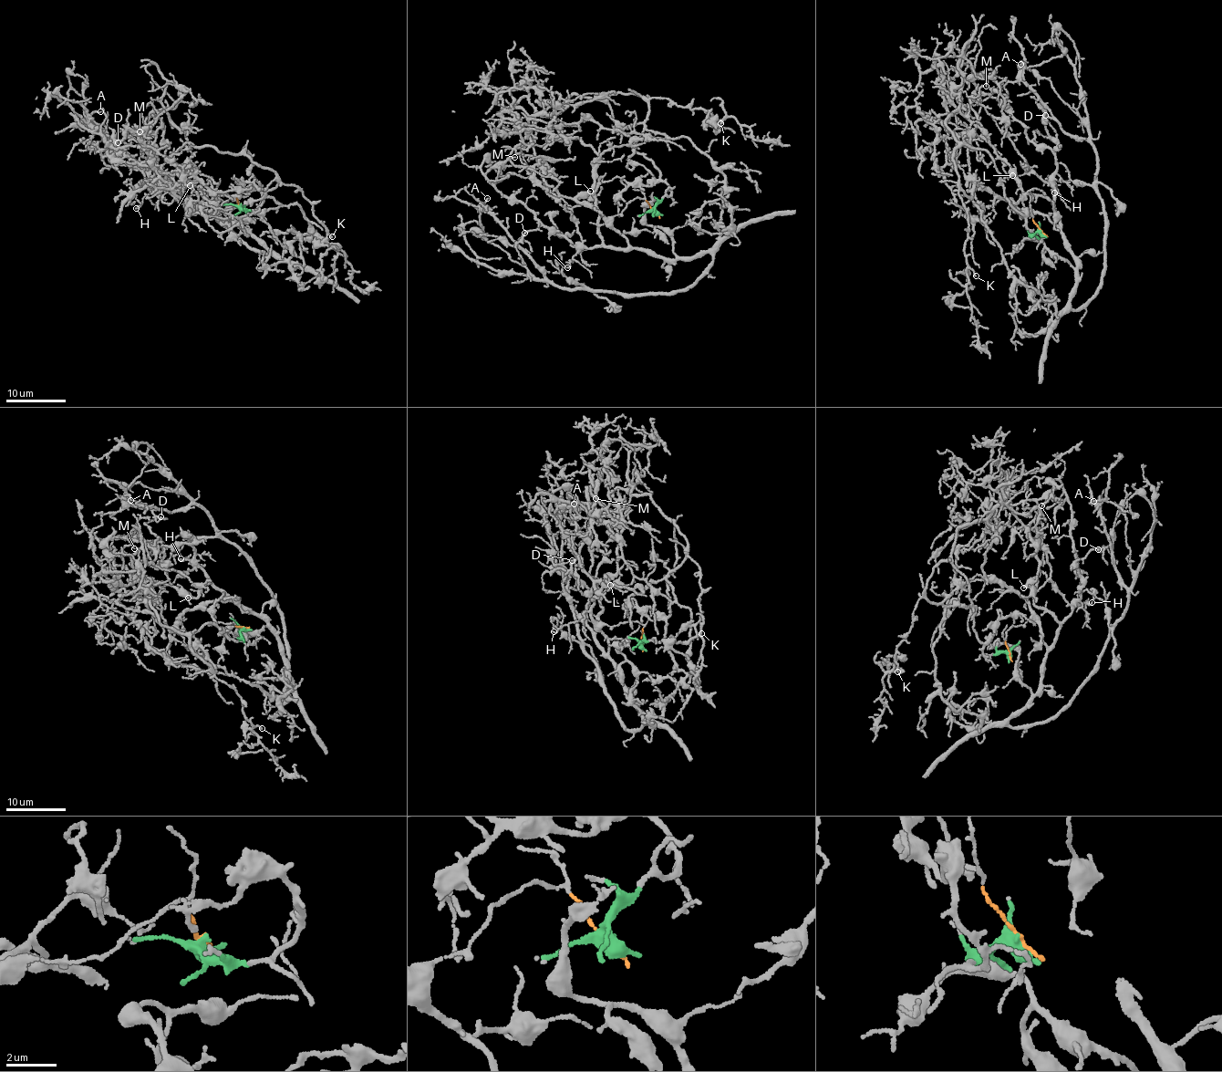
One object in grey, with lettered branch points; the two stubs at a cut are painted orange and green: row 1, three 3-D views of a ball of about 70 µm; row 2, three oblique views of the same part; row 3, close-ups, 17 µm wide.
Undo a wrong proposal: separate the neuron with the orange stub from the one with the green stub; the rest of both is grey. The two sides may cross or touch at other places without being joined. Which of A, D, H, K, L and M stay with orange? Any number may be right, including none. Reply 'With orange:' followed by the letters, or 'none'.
With orange: A, D, H, L, M

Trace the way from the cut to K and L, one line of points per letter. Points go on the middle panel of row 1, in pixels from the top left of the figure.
K: (656, 213), (670, 187), (613, 119), (607, 97), (617, 92), (662, 97), (710, 114), (720, 123)
L: (656, 213), (634, 198), (611, 220), (627, 246), (607, 246), (599, 212), (576, 199), (590, 191)

